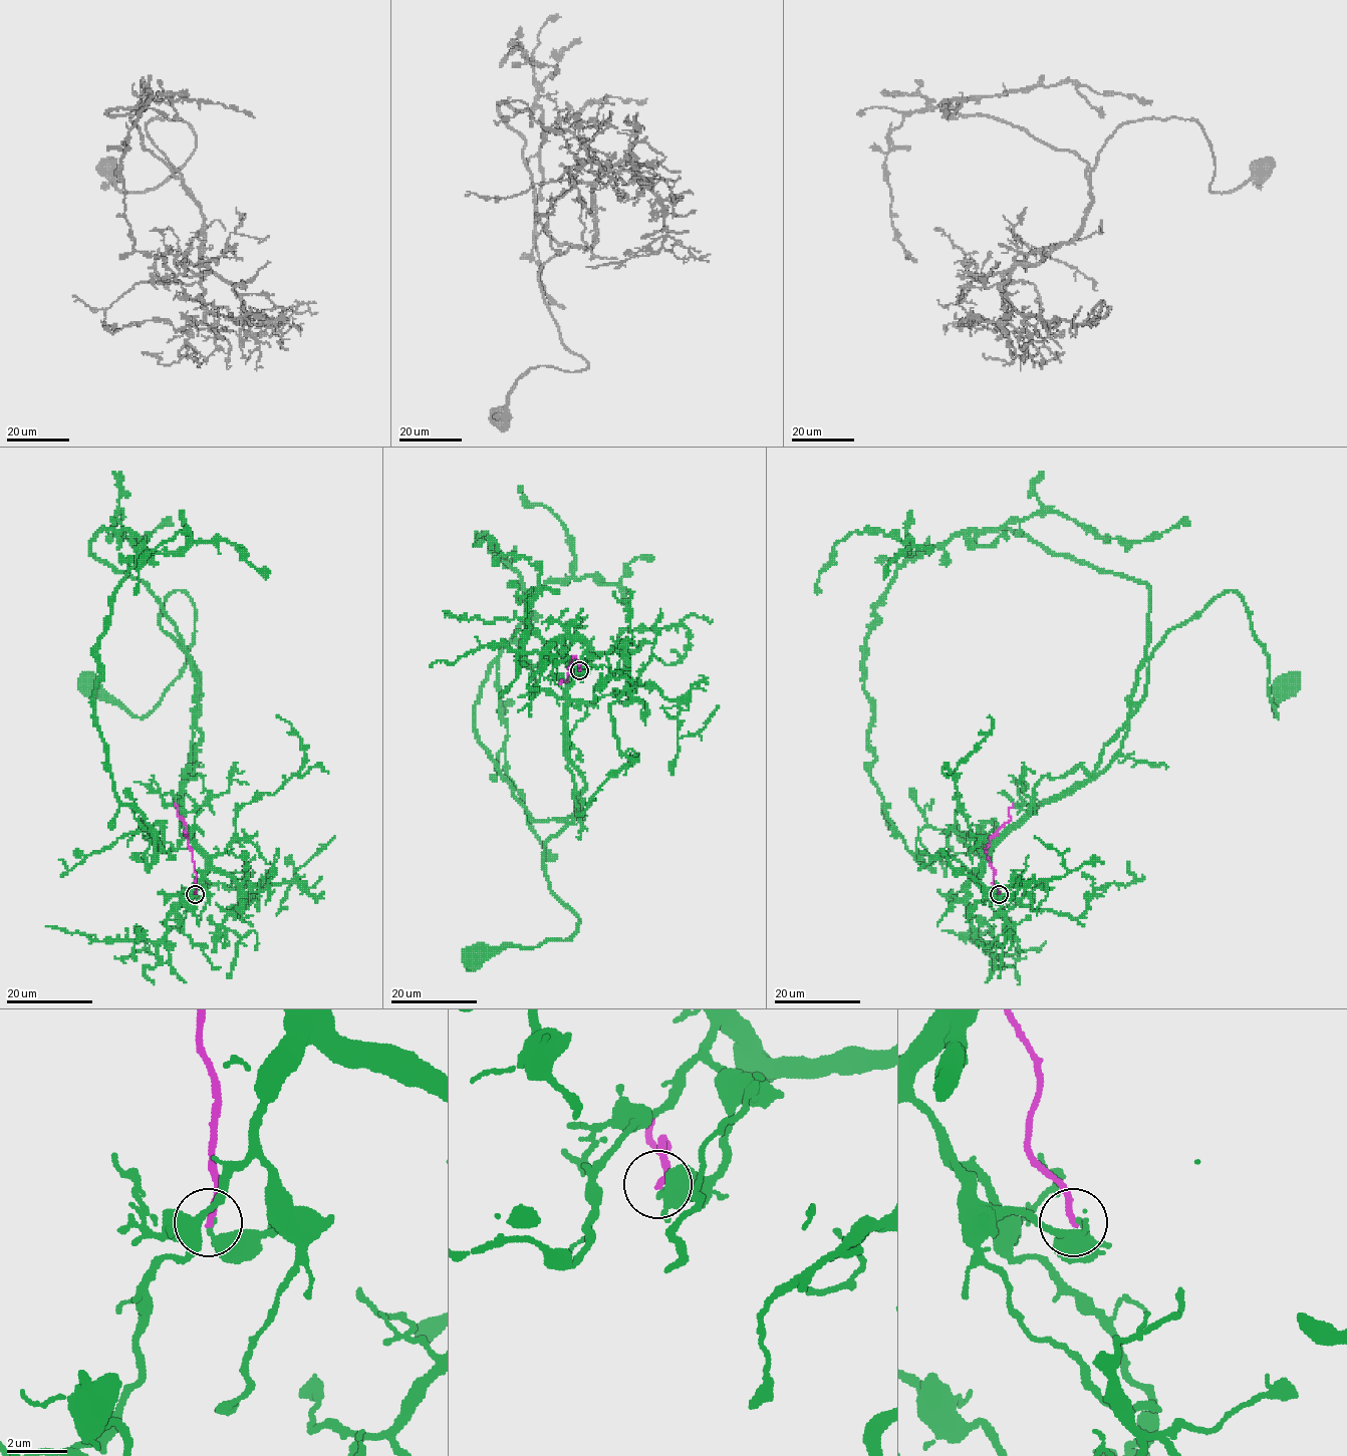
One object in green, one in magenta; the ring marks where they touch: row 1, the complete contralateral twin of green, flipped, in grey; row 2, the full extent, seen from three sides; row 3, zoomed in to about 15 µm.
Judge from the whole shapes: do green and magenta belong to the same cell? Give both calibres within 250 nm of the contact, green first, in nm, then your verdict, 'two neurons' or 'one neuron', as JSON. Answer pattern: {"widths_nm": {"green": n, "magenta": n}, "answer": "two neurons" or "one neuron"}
{"widths_nm": {"green": 200, "magenta": 200}, "answer": "two neurons"}

